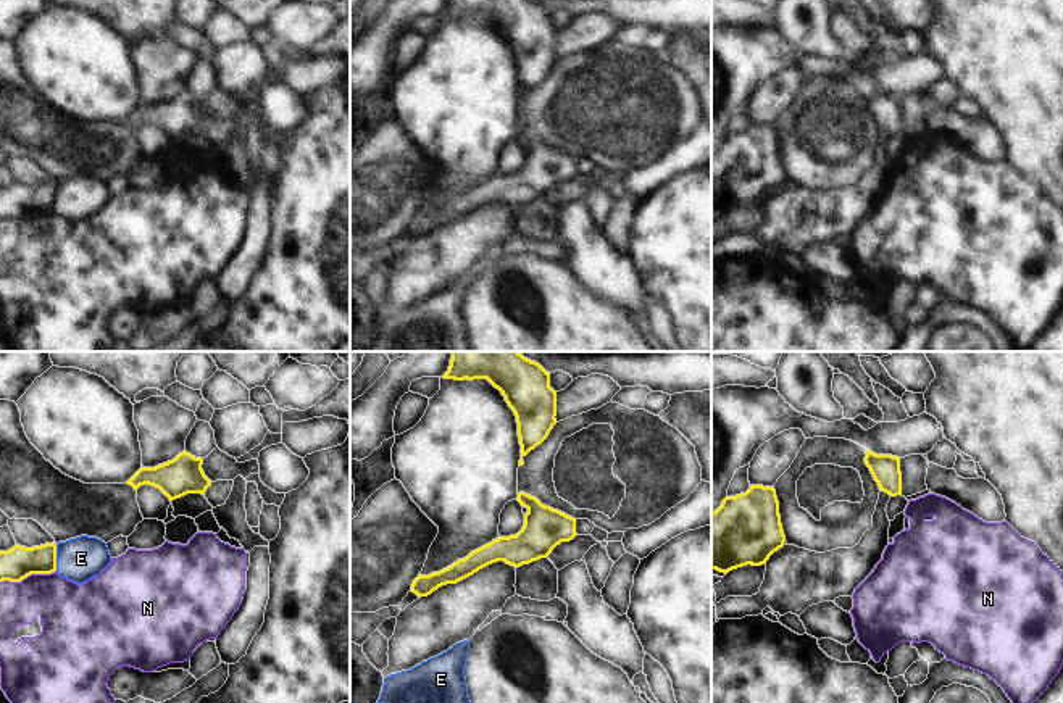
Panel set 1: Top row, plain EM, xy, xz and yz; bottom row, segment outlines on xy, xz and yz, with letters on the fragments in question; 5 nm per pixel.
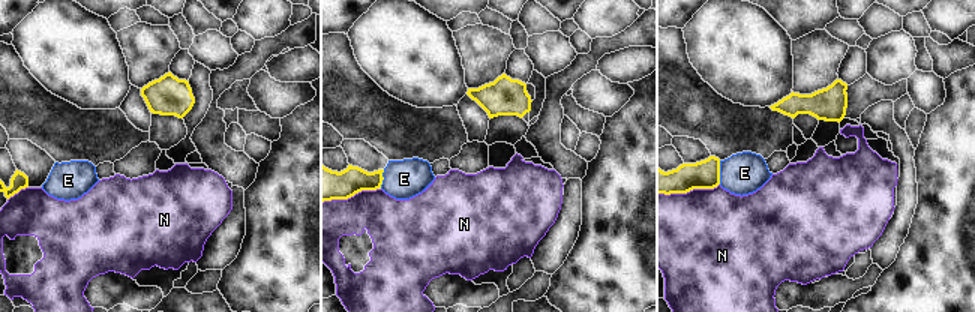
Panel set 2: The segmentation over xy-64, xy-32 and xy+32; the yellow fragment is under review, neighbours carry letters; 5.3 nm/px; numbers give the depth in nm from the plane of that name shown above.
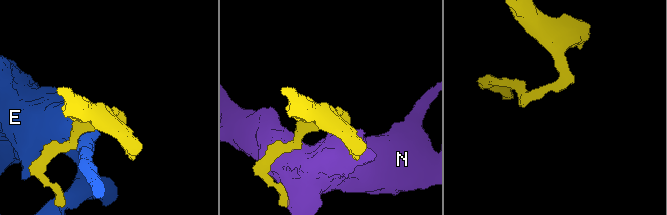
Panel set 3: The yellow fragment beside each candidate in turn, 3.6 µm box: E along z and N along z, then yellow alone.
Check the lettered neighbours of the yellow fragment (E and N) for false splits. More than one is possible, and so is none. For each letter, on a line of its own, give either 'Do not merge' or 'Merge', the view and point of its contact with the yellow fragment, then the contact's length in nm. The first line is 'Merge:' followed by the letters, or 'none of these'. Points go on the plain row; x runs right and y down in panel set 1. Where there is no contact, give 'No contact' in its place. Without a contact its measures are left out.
Merge: none of these
E: Do not merge. Touches yellow at xy (55, 197). Shared border 130 nm
N: Do not merge. Touches yellow at xy (28, 213). Shared border 280 nm

